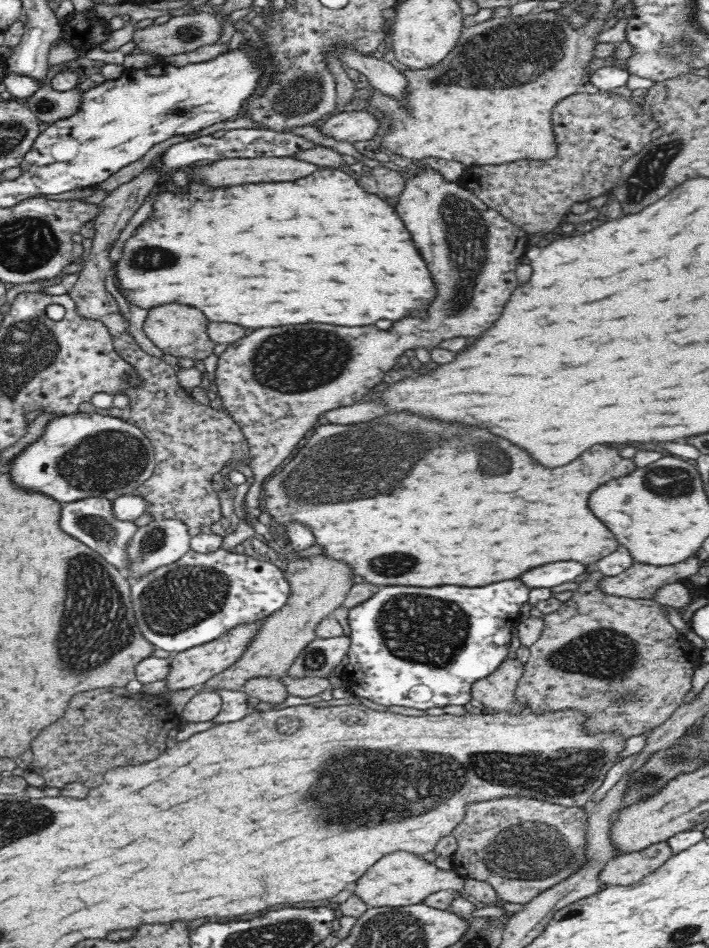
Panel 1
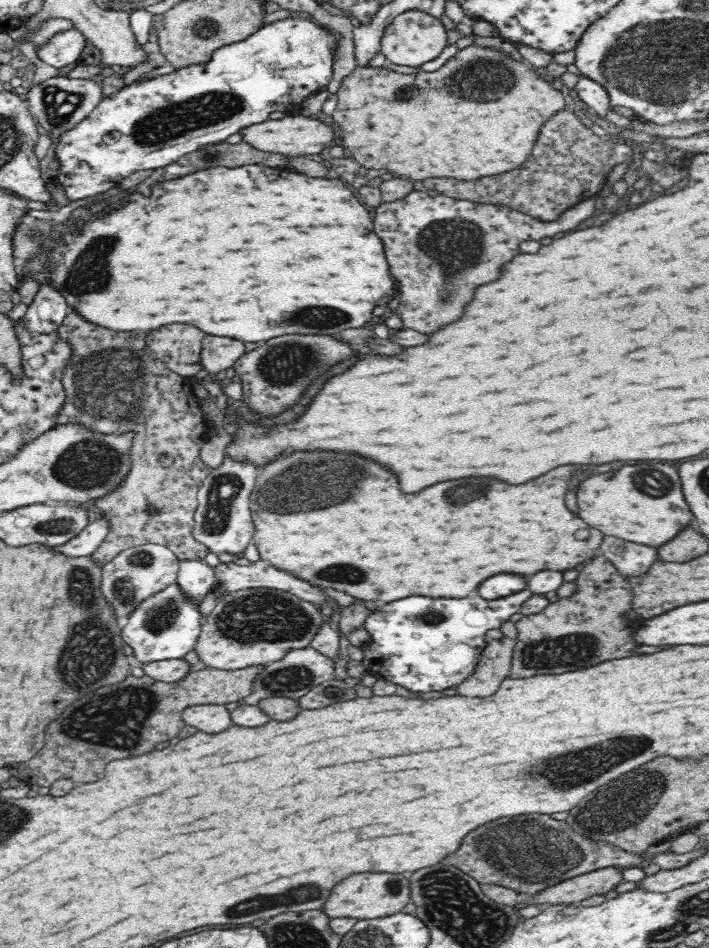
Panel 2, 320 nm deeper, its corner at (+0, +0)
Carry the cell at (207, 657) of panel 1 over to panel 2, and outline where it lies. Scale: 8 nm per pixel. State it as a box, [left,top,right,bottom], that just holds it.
[195,588,324,671]

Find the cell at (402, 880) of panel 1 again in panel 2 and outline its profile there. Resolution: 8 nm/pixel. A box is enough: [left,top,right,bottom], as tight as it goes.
[322,874,410,919]

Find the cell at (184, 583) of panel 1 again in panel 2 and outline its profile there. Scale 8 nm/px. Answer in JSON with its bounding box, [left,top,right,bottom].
[121,583,204,667]

